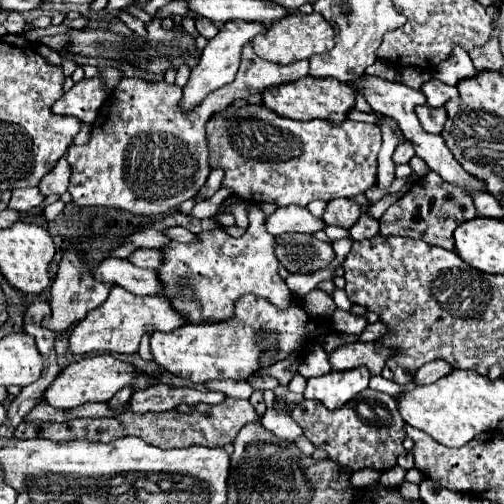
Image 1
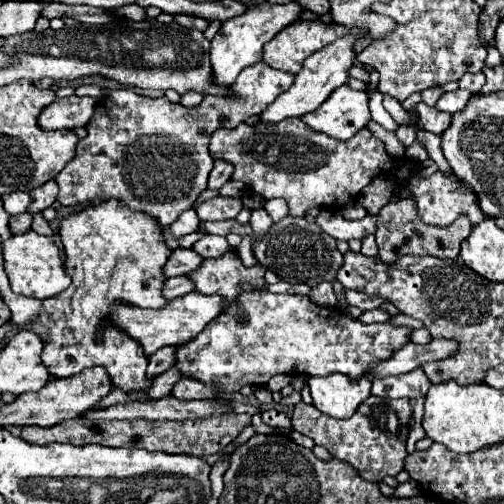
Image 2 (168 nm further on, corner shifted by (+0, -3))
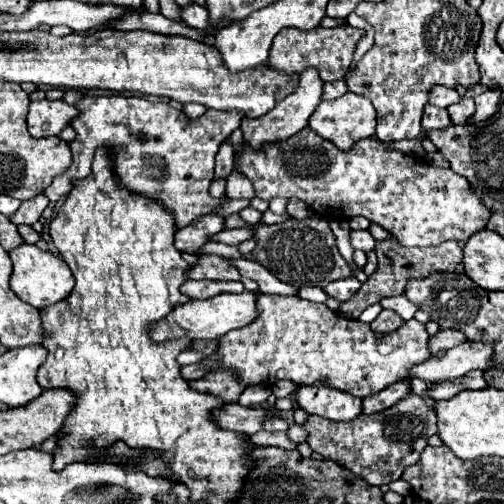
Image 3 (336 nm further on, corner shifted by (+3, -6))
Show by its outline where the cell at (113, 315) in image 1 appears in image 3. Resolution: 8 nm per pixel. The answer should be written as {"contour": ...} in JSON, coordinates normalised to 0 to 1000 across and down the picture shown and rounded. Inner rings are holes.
{"contour":[[[500,579],[484,583],[433,583],[413,595],[373,595],[361,607],[349,607],[333,627],[298,647],[294,667],[306,679],[377,671],[377,675],[425,675],[444,667],[456,655],[496,643],[508,627],[508,587]]]}

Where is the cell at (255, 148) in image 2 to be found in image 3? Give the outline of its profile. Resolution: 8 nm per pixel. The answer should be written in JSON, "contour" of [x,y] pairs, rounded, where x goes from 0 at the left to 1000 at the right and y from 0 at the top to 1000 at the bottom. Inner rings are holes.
{"contour":[[[579,270],[563,282],[528,286],[516,298],[484,286],[480,302],[464,313],[468,341],[484,345],[508,377],[508,389],[520,397],[540,397],[548,389],[579,397],[591,393],[607,401],[631,429],[643,433],[698,433],[722,429],[734,440],[754,444],[762,456],[782,464],[798,488],[865,488],[885,476],[925,480],[937,464],[964,452],[972,417],[952,405],[952,393],[933,373],[929,357],[913,345],[901,345],[893,333],[861,333],[841,313],[806,310],[786,298],[770,298],[746,274],[722,274],[706,282],[694,298],[671,298],[659,282],[635,278],[611,286],[595,270]]]}

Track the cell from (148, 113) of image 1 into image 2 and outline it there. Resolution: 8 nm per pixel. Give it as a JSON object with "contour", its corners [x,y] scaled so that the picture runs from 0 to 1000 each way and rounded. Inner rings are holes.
{"contour":[[[514,121],[490,137],[482,137],[470,161],[458,173],[458,188],[450,192],[419,192],[411,188],[403,204],[387,216],[371,216],[355,204],[339,204],[331,192],[284,192],[264,185],[260,177],[220,181],[212,192],[192,200],[192,216],[185,236],[177,240],[173,272],[153,284],[153,308],[133,331],[109,351],[117,367],[113,399],[121,407],[157,407],[157,403],[196,403],[212,395],[232,395],[256,407],[264,419],[284,419],[315,435],[323,450],[335,450],[351,431],[379,415],[391,391],[411,375],[411,351],[423,335],[423,312],[415,304],[419,268],[442,252],[462,256],[474,244],[490,240],[498,228],[518,228],[530,208],[550,196],[562,181],[581,169],[585,149],[538,137],[530,125]]]}

